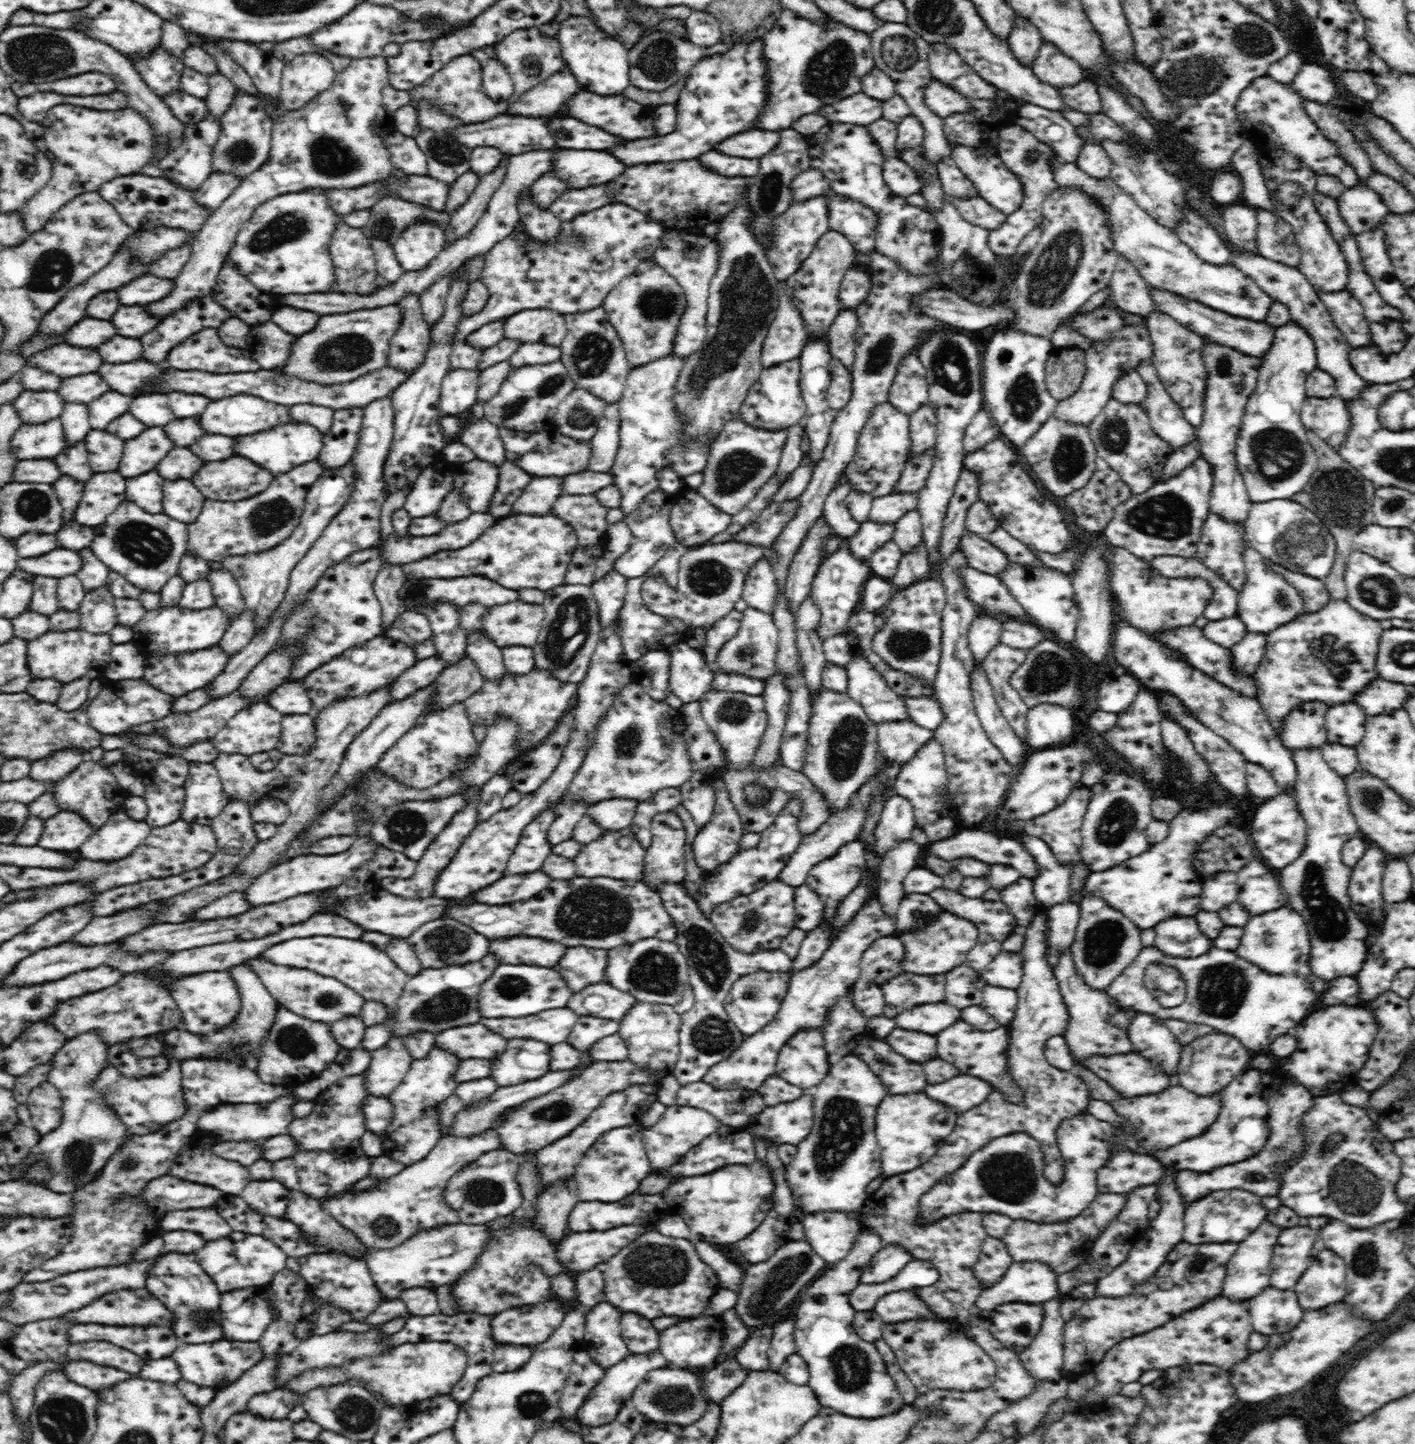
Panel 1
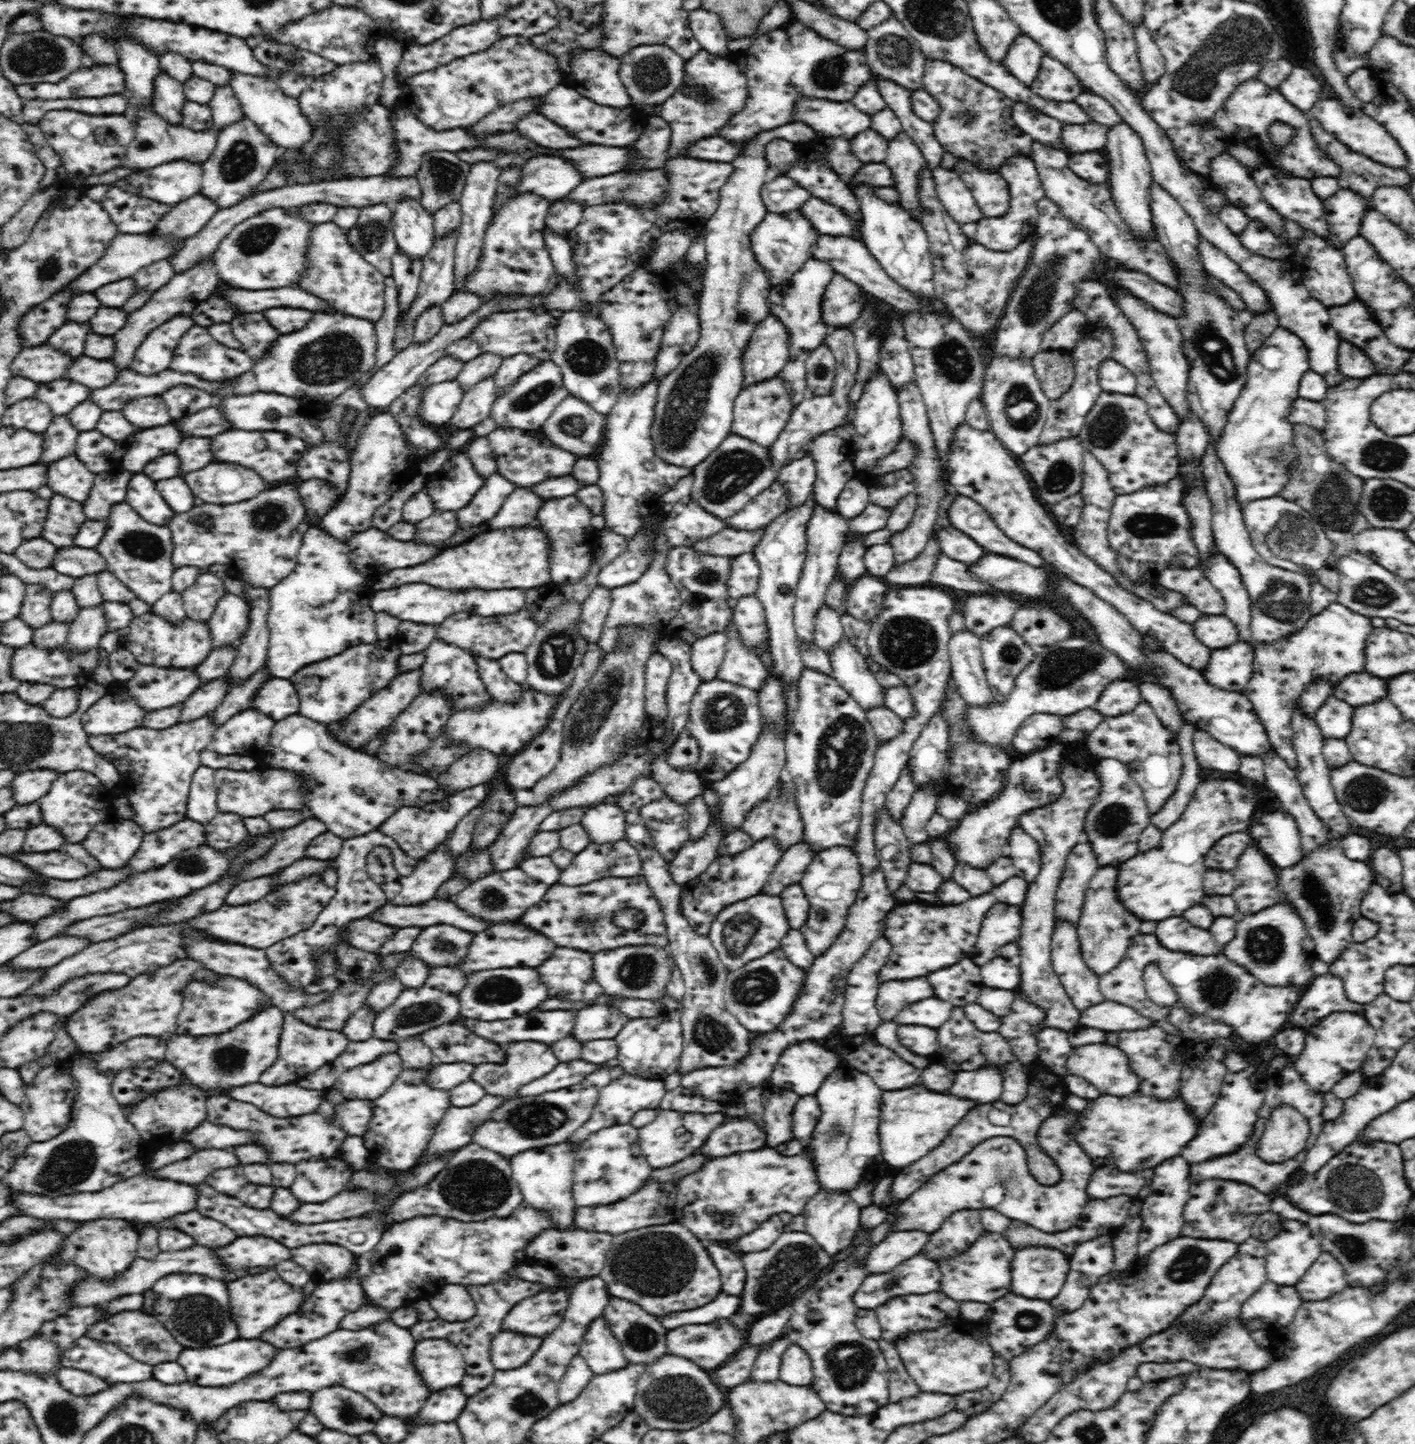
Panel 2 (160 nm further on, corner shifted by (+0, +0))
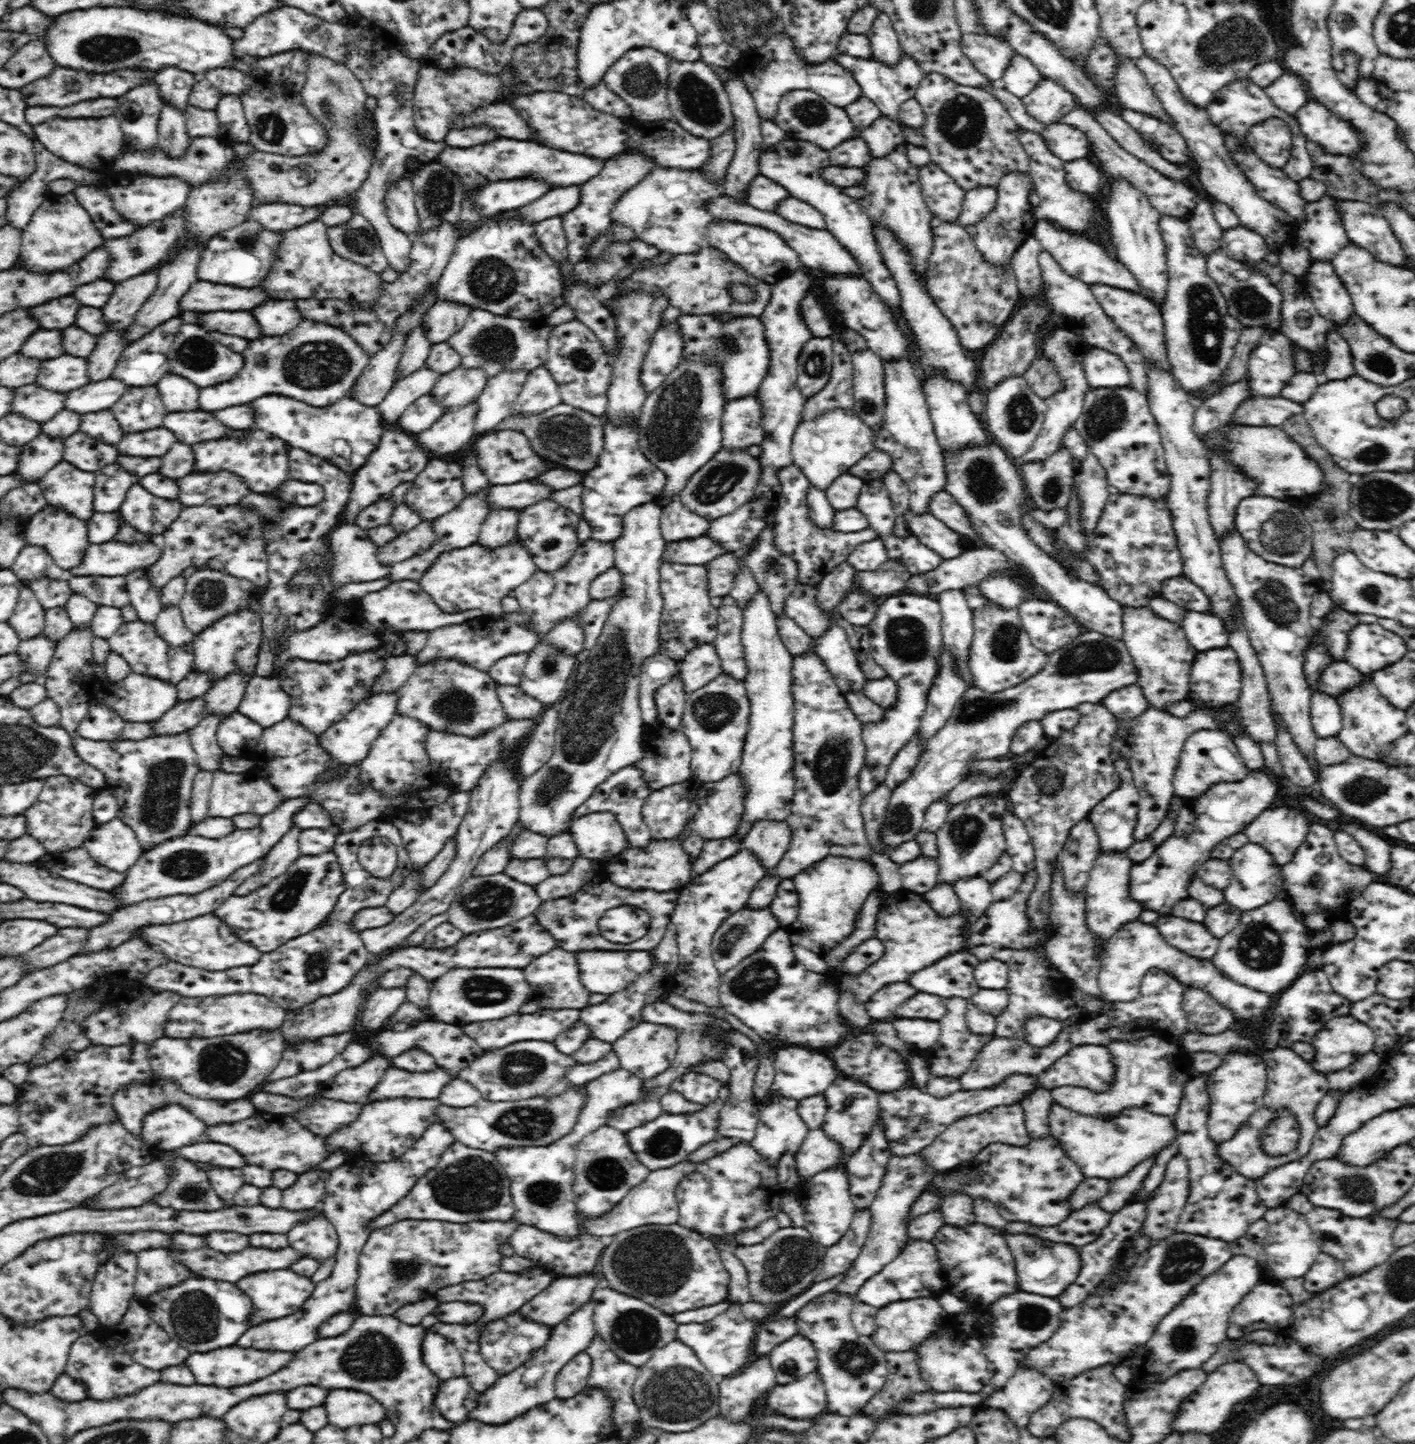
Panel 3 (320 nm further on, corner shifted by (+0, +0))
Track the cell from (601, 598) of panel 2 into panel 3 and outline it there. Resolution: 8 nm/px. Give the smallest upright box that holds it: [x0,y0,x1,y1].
[539,615,583,655]

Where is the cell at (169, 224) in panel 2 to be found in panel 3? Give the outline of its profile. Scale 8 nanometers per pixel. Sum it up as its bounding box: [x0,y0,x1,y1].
[103,206,185,284]

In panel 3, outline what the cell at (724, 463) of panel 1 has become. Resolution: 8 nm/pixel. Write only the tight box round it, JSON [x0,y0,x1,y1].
[677,449,760,519]

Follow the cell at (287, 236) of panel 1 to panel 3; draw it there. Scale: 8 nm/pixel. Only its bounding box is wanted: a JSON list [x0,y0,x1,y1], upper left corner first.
[198,219,283,288]

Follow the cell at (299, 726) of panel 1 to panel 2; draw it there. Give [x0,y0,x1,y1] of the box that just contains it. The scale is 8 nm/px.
[261,713,452,839]

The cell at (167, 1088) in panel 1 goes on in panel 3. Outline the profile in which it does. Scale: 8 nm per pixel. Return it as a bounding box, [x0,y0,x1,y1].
[142,1104,210,1151]

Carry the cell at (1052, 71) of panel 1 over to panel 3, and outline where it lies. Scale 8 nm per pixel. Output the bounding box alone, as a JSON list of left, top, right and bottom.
[1021,78,1078,127]

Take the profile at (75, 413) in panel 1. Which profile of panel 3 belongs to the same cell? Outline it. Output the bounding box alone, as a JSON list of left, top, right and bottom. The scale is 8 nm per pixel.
[15,433,64,483]

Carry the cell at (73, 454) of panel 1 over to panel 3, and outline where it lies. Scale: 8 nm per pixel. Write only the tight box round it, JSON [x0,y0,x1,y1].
[38,460,95,521]

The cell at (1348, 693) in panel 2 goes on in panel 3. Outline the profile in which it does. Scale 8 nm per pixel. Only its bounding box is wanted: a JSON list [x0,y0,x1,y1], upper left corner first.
[1318,661,1363,696]

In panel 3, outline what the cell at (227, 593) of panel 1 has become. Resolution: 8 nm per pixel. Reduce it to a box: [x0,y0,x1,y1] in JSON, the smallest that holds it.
[193,610,263,681]

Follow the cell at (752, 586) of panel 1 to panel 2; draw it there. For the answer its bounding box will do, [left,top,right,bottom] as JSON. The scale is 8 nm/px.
[727,552,760,598]

